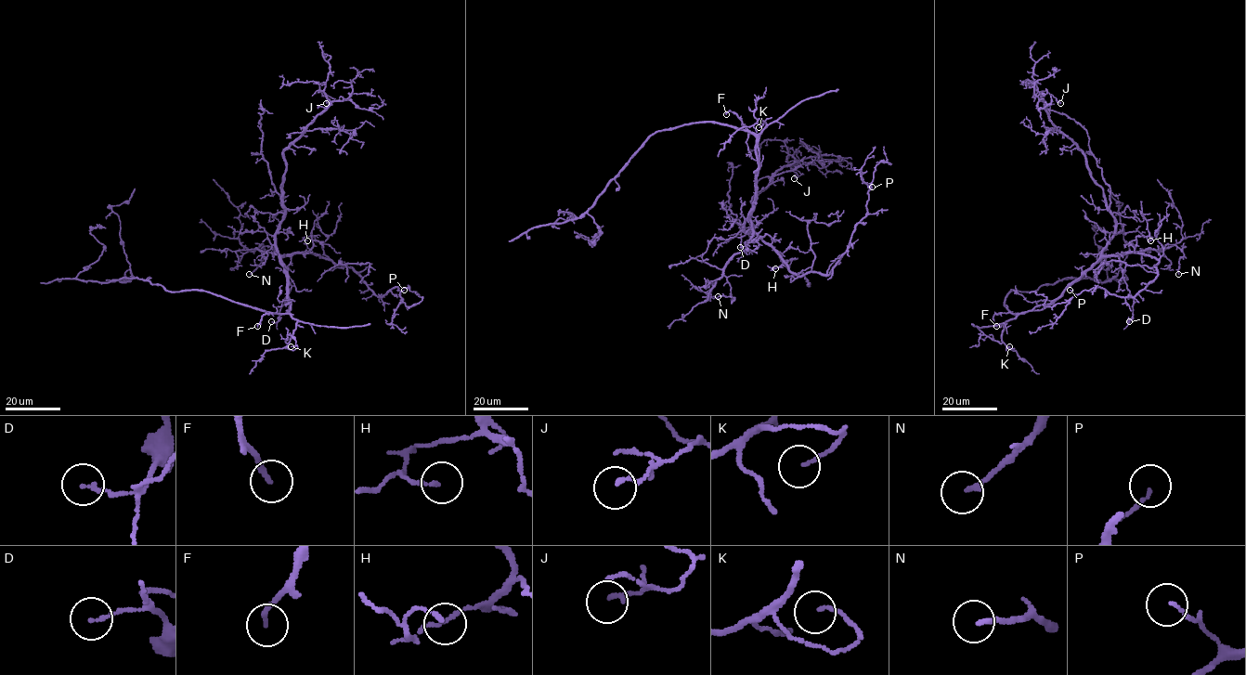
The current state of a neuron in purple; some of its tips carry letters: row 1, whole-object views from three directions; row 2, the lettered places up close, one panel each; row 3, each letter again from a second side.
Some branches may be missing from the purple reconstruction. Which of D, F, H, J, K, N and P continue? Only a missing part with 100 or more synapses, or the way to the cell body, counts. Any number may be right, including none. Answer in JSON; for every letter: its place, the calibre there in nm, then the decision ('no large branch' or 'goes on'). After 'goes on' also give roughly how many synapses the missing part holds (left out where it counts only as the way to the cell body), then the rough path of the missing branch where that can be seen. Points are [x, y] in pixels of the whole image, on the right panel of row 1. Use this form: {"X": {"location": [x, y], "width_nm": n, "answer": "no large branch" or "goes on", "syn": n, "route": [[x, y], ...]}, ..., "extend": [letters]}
{"D": {"location": [1129, 321], "width_nm": 130, "answer": "no large branch"}, "F": {"location": [996, 326], "width_nm": 180, "answer": "no large branch"}, "H": {"location": [1150, 240], "width_nm": 130, "answer": "no large branch"}, "J": {"location": [1060, 103], "width_nm": 170, "answer": "no large branch"}, "K": {"location": [1009, 346], "width_nm": 100, "answer": "no large branch"}, "N": {"location": [1178, 274], "width_nm": 140, "answer": "no large branch"}, "P": {"location": [1070, 290], "width_nm": 100, "answer": "no large branch"}, "extend": []}

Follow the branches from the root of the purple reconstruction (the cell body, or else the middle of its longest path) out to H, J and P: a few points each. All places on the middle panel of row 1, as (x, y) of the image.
H: (756, 152), (758, 175), (756, 202), (749, 216), (751, 227), (781, 253), (782, 264), (775, 268)
J: (756, 152), (746, 232), (753, 229), (752, 199), (798, 162), (788, 155), (802, 174), (794, 178)
P: (756, 152), (751, 227), (801, 276), (830, 272), (865, 214), (872, 187)

